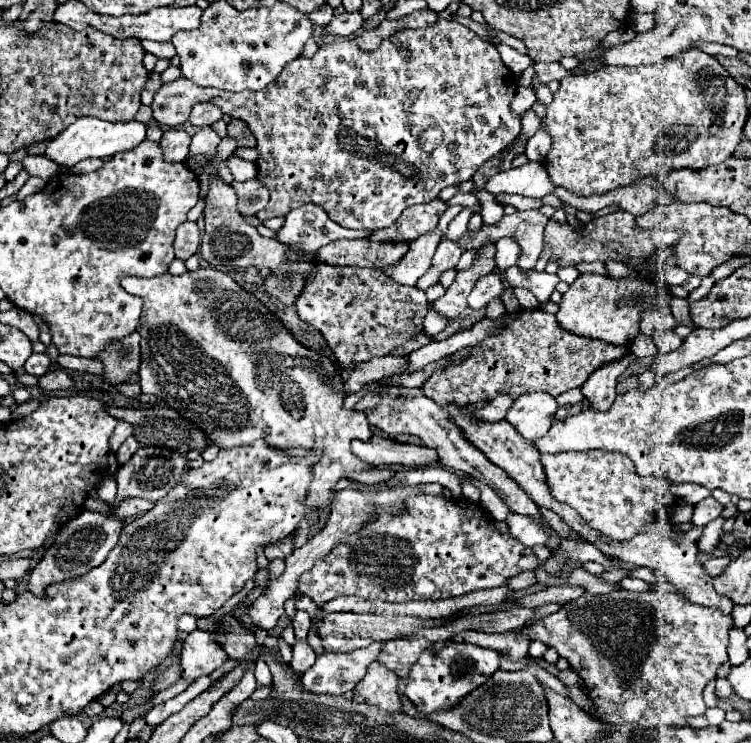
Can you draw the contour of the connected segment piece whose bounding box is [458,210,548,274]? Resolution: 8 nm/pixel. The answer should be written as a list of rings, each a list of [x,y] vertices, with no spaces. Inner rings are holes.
[[[526,210],[526,212],[514,212],[510,216],[504,216],[498,224],[494,226],[484,226],[480,232],[472,234],[472,232],[466,232],[464,234],[464,240],[458,242],[460,248],[468,250],[468,248],[480,248],[484,244],[484,240],[498,240],[498,238],[514,238],[516,244],[520,246],[520,256],[518,256],[518,262],[516,266],[528,274],[542,248],[544,248],[544,242],[542,242],[542,236],[544,236],[544,226],[546,226],[548,218],[544,214],[540,214],[538,210]]]

